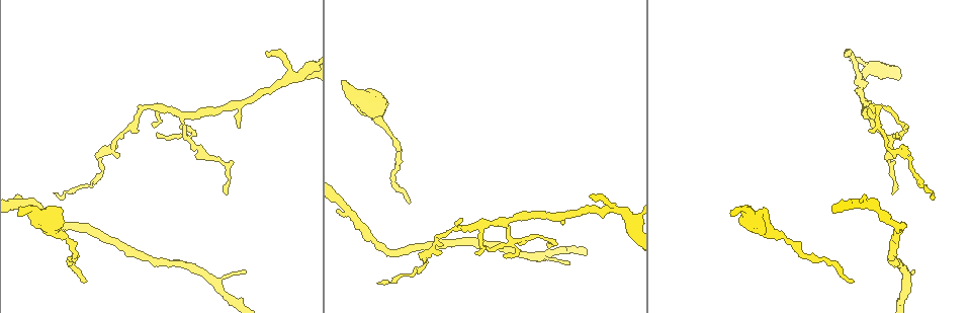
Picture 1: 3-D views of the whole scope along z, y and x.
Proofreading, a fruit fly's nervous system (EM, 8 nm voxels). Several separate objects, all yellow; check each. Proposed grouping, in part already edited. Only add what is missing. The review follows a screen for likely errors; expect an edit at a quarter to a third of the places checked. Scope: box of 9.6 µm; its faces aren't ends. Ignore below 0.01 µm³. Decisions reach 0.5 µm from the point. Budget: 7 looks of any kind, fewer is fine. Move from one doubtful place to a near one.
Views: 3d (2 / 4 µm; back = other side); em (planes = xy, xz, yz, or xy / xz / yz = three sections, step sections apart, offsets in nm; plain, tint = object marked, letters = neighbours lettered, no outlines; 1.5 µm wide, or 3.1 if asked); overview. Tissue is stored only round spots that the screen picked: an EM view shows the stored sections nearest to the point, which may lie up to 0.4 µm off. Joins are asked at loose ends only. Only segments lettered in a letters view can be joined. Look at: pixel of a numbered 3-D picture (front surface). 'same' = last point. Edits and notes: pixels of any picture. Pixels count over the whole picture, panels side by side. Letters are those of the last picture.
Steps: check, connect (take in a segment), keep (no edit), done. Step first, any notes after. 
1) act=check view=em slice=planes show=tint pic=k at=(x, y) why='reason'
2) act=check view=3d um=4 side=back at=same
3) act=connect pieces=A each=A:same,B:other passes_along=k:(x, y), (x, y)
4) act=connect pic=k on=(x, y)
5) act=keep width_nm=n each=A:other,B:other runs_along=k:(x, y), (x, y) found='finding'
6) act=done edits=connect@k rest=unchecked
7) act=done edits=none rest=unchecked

act=check view=3d um=4 pic=1 at=(550, 244) why='tapers out'

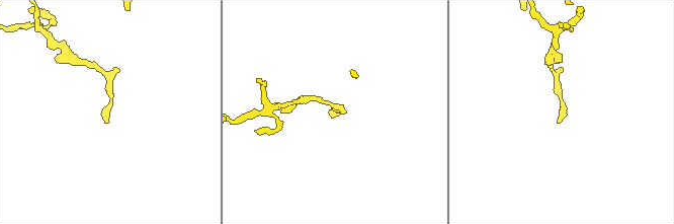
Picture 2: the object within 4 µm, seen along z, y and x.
act=check view=em slice=yz step=4 show=letters pic=2 at=(107, 121) why='now the EM'

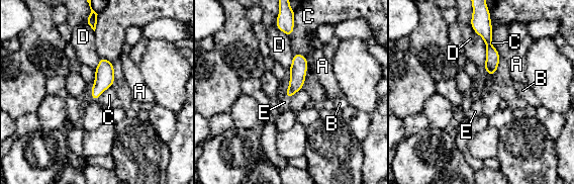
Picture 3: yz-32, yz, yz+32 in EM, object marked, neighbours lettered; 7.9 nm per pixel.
act=check view=em slice=planes show=letters at=same

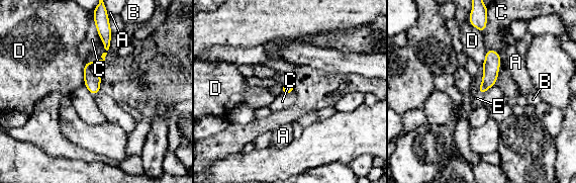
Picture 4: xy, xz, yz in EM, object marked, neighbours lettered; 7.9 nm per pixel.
act=connect pieces=E width_nm=90 each=A:other,B:other,C:other,D:other,E:same found='it goes on there'

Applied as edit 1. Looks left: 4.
act=check view=overview

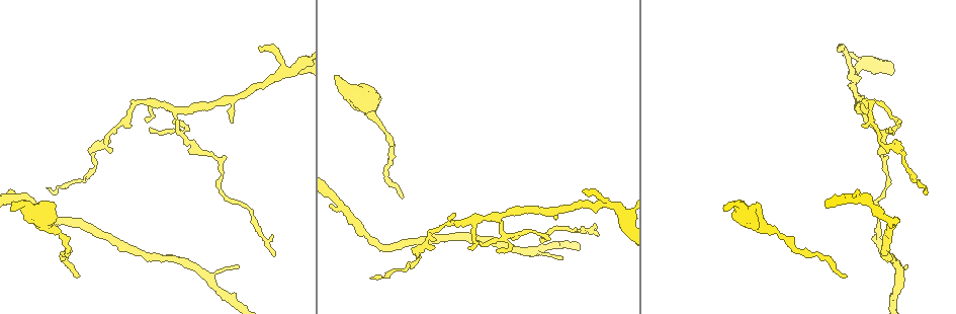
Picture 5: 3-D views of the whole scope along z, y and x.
act=check view=3d um=2 pic=5 at=(238, 268) why='thin end'

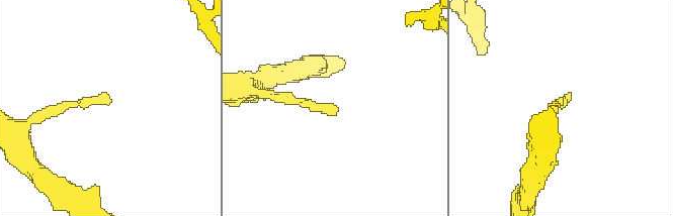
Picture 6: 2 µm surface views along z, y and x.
act=check view=em slice=planes show=letters pic=6 at=(105, 96) why='now the EM'

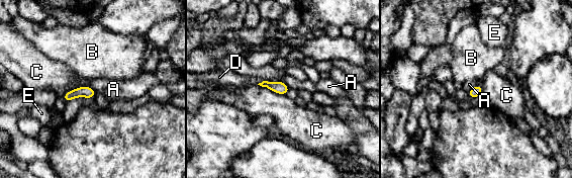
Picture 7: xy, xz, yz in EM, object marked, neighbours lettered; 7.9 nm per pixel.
act=keep each=A:other,B:other,C:other,D:other,E:other border=7:(259, 82), (282, 81), (289, 90) found='none of them fits'

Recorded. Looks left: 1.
act=check view=em slice=yz step=8 show=letters pic=5 at=(150, 127) why='branch stops here'

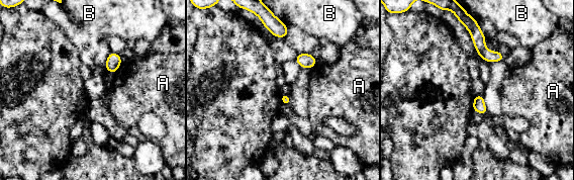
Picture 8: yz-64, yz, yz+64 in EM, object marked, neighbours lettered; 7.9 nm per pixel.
act=keep width_nm=70 each=A:other,B:other border=8:(110, 52), (104, 65) found='no lettered segment goes on from it'

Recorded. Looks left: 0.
act=done edits=connect@4 rest=unchecked

